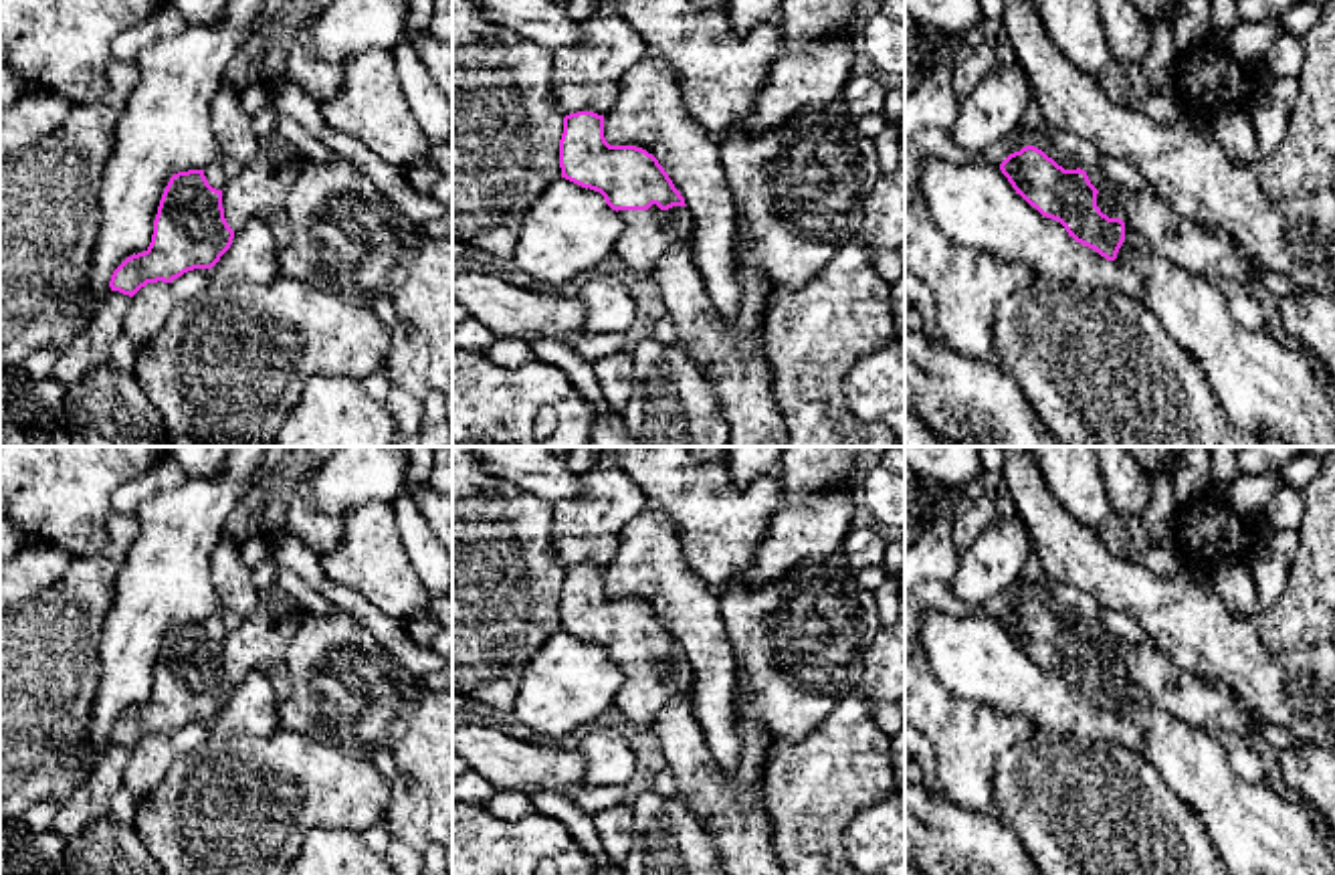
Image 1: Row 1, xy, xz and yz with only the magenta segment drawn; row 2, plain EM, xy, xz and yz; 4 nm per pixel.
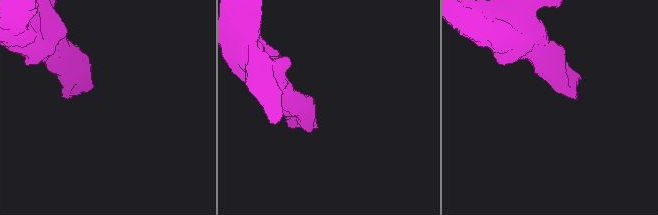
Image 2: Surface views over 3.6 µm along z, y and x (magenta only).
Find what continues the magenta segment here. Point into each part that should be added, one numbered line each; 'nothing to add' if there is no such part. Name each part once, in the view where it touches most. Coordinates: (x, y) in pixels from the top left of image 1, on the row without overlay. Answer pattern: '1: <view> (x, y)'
1: xz (649, 688)

